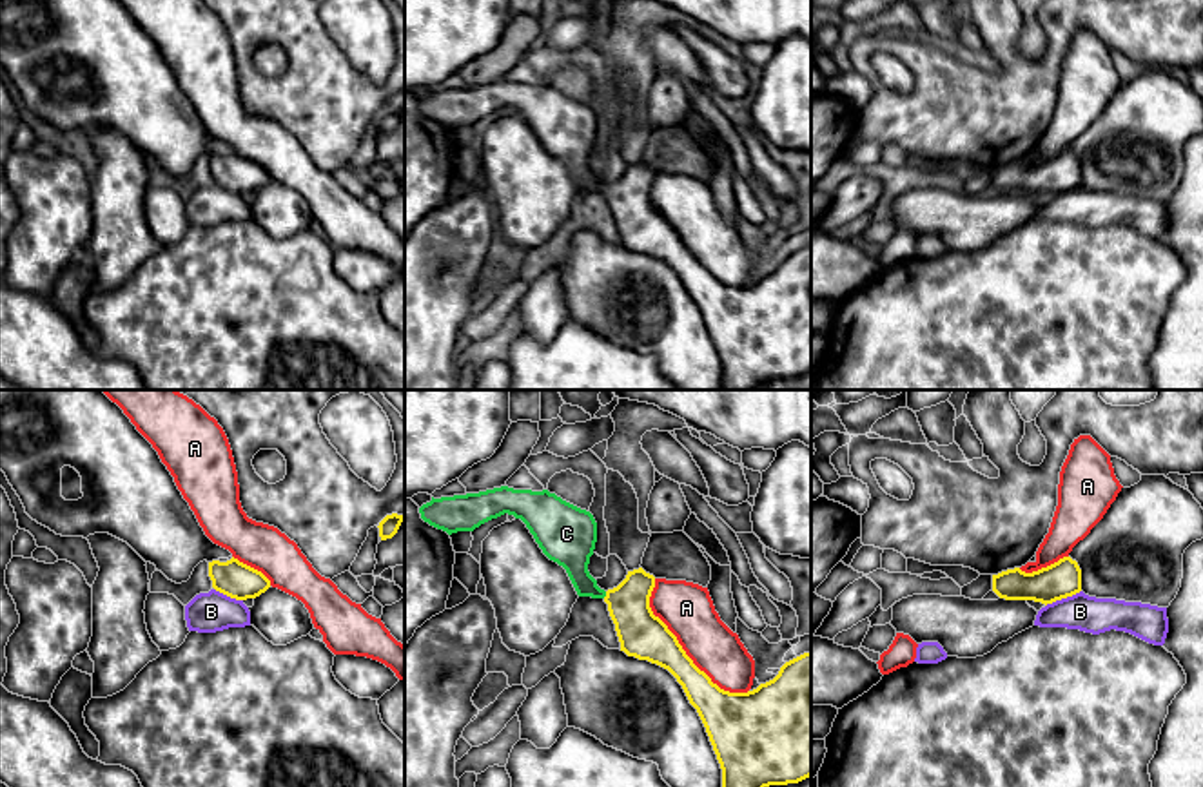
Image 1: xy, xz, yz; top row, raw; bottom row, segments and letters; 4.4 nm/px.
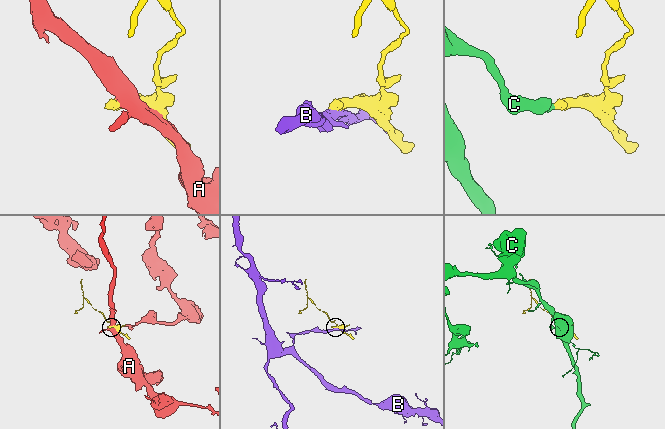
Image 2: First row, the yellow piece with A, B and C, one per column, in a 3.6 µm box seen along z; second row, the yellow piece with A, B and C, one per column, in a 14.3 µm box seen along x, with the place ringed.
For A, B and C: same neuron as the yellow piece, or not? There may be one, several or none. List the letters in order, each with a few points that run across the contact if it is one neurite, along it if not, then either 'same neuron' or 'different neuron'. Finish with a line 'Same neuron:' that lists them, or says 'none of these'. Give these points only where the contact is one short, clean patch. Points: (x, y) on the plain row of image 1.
A: different neuron
B: line yz (1080, 184), (1046, 200); different neuron
C: line xz (643, 229), (606, 189), (579, 169), (572, 145); same neuron
Same neuron: C

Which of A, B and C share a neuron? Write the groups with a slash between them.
A / B / C

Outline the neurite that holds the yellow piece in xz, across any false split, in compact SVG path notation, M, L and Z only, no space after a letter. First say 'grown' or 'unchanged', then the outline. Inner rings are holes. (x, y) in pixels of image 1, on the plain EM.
grown; M508 80L434 92L419 102L421 112L446 125L474 125L481 118L504 107L521 112L543 147L562 160L579 190L602 192L621 236L621 245L668 263L682 279L690 297L697 303L717 354L722 363L722 390L755 390L769 379L798 377L811 370L811 245L786 256L778 268L748 287L720 283L686 248L677 230L653 209L650 190L655 170L642 161L628 165L613 183L601 183L590 169L588 158L597 136L593 109L548 83L513 83Z

